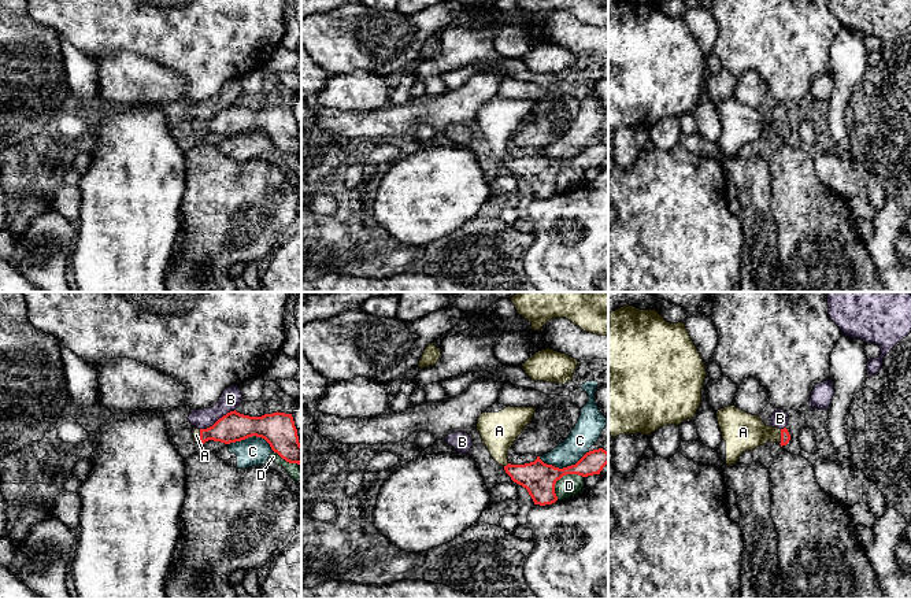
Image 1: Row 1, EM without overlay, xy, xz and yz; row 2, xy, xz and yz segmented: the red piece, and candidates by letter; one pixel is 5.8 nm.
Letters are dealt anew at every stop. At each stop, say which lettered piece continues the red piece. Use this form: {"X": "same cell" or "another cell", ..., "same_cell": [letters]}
{"A": "same cell", "B": "another cell", "C": "another cell", "D": "another cell", "same_cell": ["A"]}

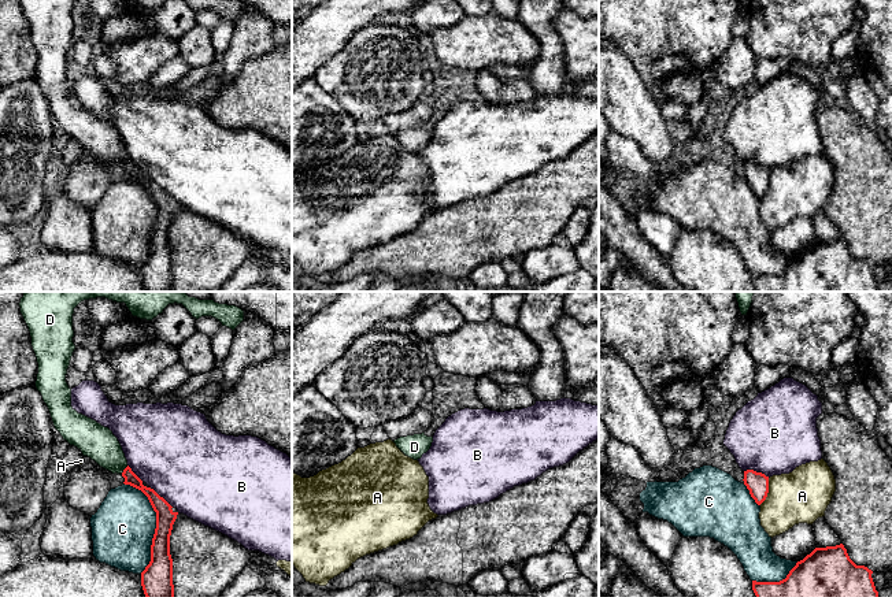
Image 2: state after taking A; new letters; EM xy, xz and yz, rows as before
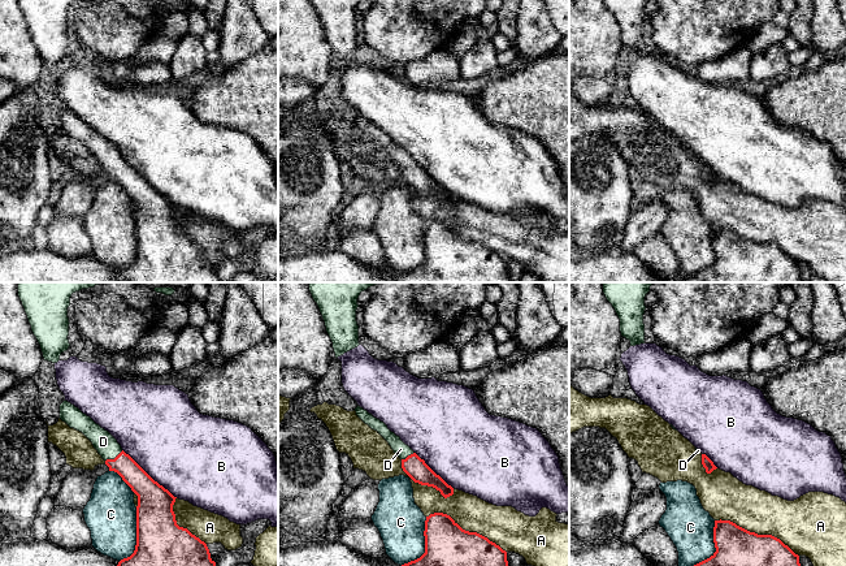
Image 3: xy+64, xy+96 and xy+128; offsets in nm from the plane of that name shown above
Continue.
{"A": "another cell", "B": "another cell", "C": "another cell", "D": "same cell", "same_cell": ["D"]}

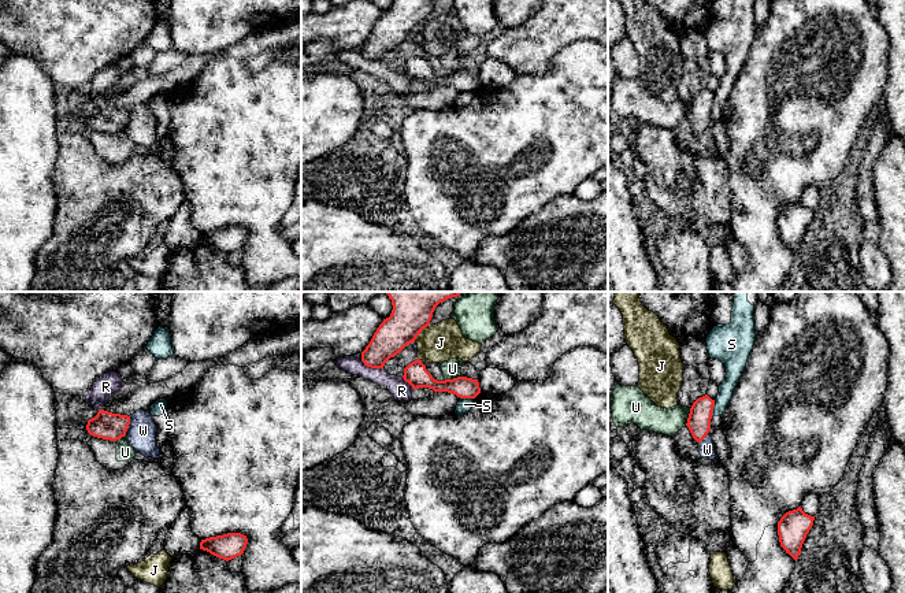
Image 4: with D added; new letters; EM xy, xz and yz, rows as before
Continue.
{"J": "another cell", "R": "another cell", "S": "another cell", "U": "another cell", "W": "another cell", "same_cell": []}

